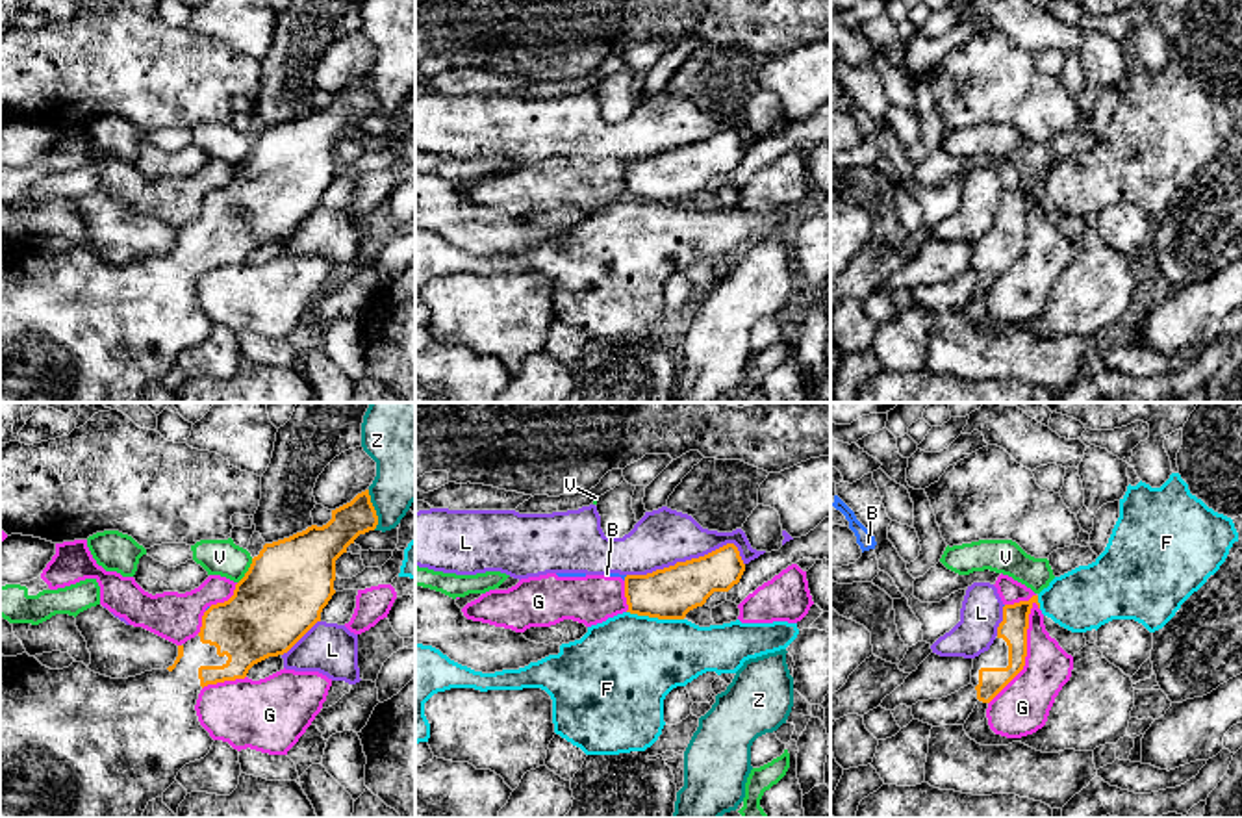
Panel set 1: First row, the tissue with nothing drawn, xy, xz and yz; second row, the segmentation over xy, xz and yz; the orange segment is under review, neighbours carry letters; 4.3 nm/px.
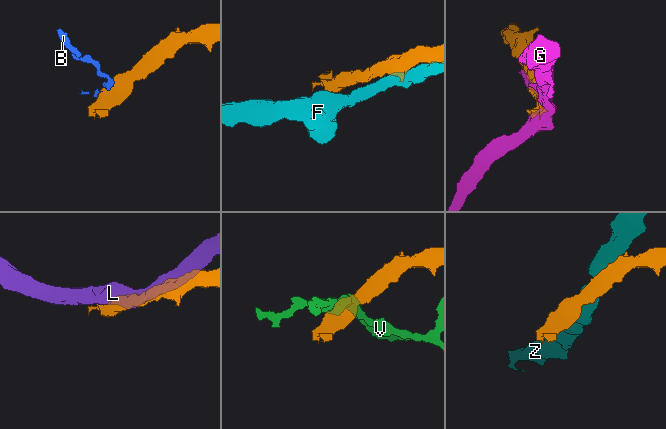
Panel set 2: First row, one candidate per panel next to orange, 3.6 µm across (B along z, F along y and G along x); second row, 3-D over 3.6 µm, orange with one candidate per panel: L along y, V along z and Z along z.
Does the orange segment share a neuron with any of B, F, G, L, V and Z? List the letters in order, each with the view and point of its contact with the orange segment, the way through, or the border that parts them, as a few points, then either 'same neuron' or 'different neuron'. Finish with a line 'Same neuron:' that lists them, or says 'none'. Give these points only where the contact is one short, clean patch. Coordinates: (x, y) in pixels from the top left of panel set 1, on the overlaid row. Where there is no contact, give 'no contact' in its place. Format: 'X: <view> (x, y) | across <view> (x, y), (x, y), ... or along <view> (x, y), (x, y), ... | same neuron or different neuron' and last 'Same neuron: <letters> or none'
B: xz (625, 577) | along xz (627, 575), (623, 579) | different neuron
F: xz (655, 616) | different neuron
G: yz (1026, 653) | different neuron
L: xz (688, 561) | different neuron
V: xy (247, 572) | along xy (253, 559), (238, 583) | different neuron
Z: xy (375, 511) | different neuron
Same neuron: none

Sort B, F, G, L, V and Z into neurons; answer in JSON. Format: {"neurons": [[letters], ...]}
{"neurons": [["B", "G"], ["F"], ["L"], ["V"], ["Z"]]}

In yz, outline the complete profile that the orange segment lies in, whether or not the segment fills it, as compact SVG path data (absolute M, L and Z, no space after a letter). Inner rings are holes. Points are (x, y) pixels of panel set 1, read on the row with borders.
M1038 595L1005 605L994 644L973 658L971 684L979 701L964 723L966 735L981 746L1021 742L1042 753L1094 751L1116 744L1127 736L1134 707L1133 681L1090 642L1075 653L1071 677L1055 697L1042 729L1021 738L1007 738L990 729L988 703L1025 666L1029 614L1034 603L1040 608Z

